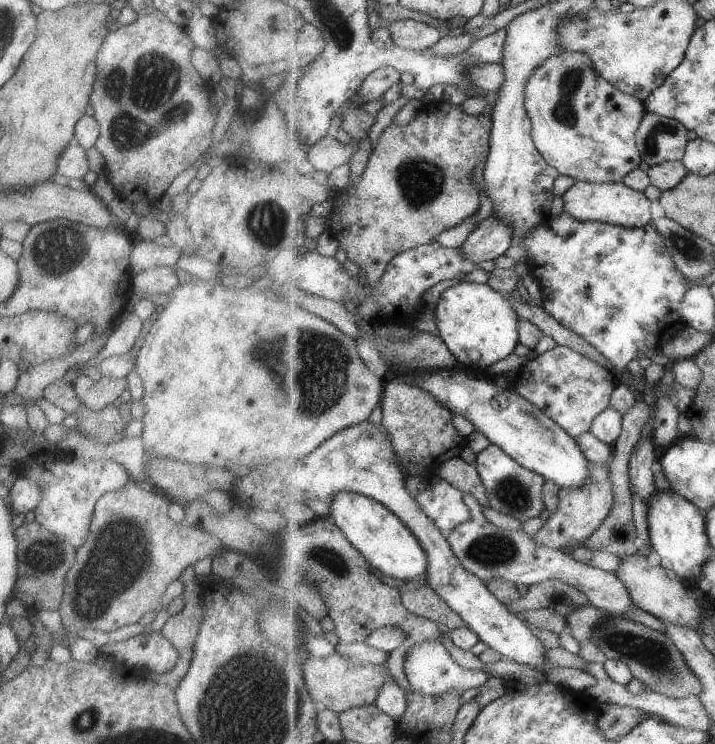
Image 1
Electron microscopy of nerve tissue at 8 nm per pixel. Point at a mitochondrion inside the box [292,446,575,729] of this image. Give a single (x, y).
(490, 550)

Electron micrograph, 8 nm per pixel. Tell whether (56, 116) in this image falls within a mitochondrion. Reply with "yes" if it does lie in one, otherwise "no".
no

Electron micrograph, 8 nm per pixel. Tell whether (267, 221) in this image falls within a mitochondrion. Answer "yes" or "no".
yes

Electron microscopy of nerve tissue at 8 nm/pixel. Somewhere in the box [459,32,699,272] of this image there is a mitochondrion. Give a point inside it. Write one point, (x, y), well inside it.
(565, 113)

